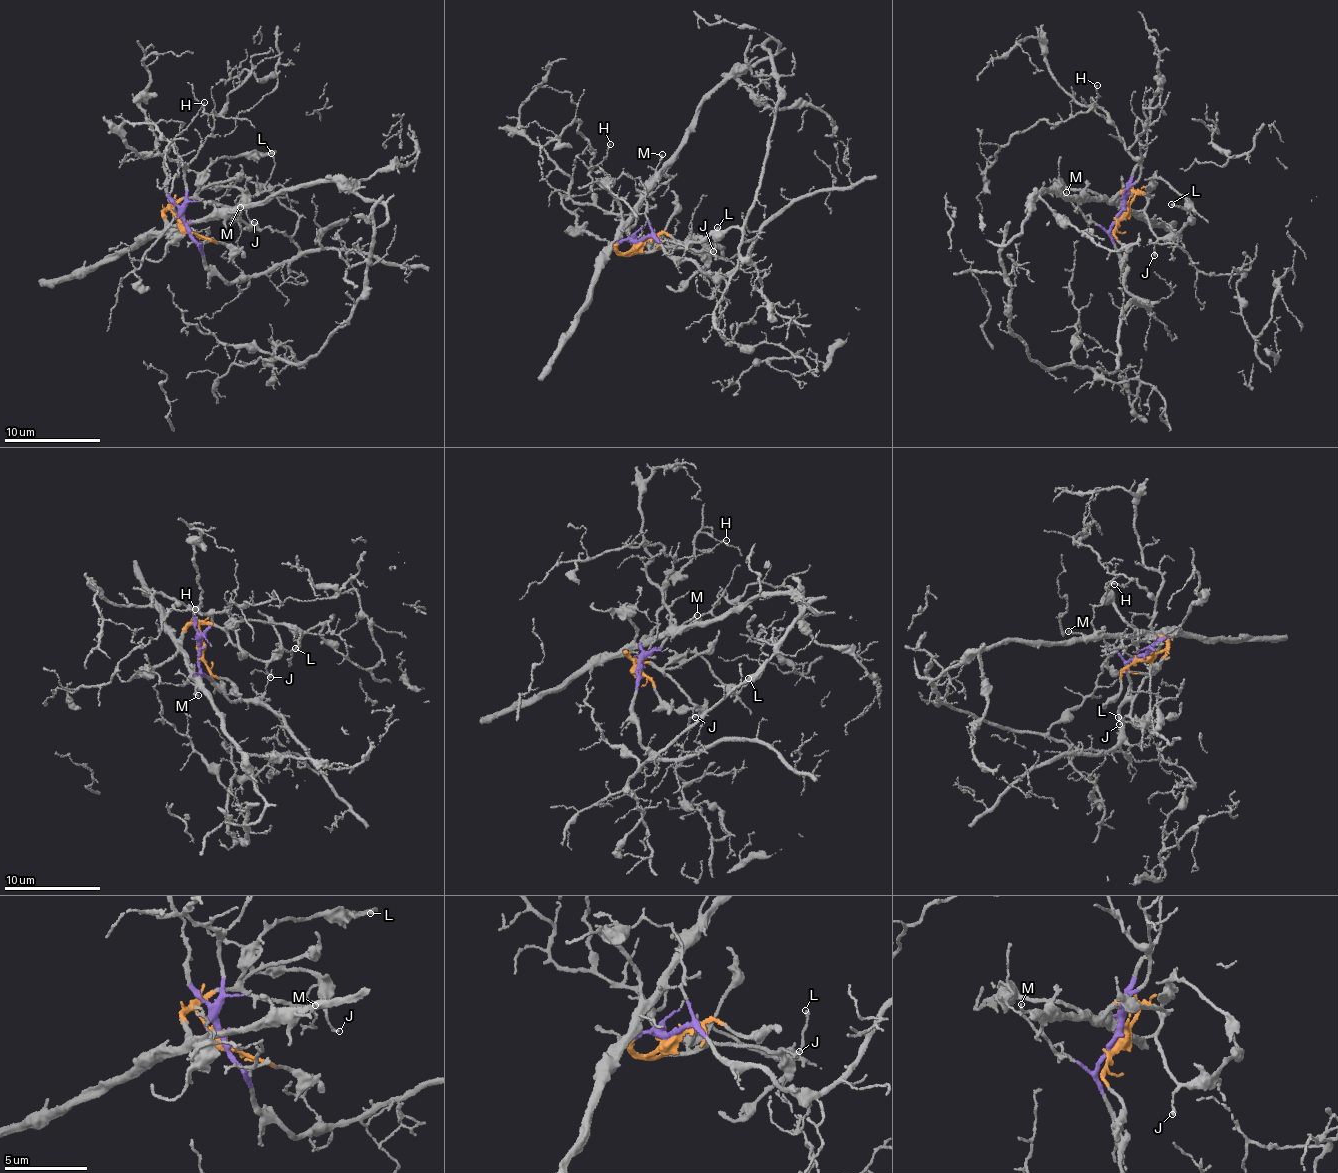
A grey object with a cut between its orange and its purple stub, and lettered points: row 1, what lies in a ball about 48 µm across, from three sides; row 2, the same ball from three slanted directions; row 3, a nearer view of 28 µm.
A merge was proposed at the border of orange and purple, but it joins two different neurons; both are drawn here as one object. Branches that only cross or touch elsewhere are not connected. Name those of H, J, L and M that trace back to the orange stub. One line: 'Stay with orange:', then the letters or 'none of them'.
Stay with orange: J, L, M

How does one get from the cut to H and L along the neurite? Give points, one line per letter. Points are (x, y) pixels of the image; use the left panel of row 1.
H: (185, 225), (183, 168), (165, 152), (204, 101)
L: (185, 225), (174, 206), (192, 198), (196, 183), (214, 162), (243, 154), (257, 153), (264, 157), (272, 153)

